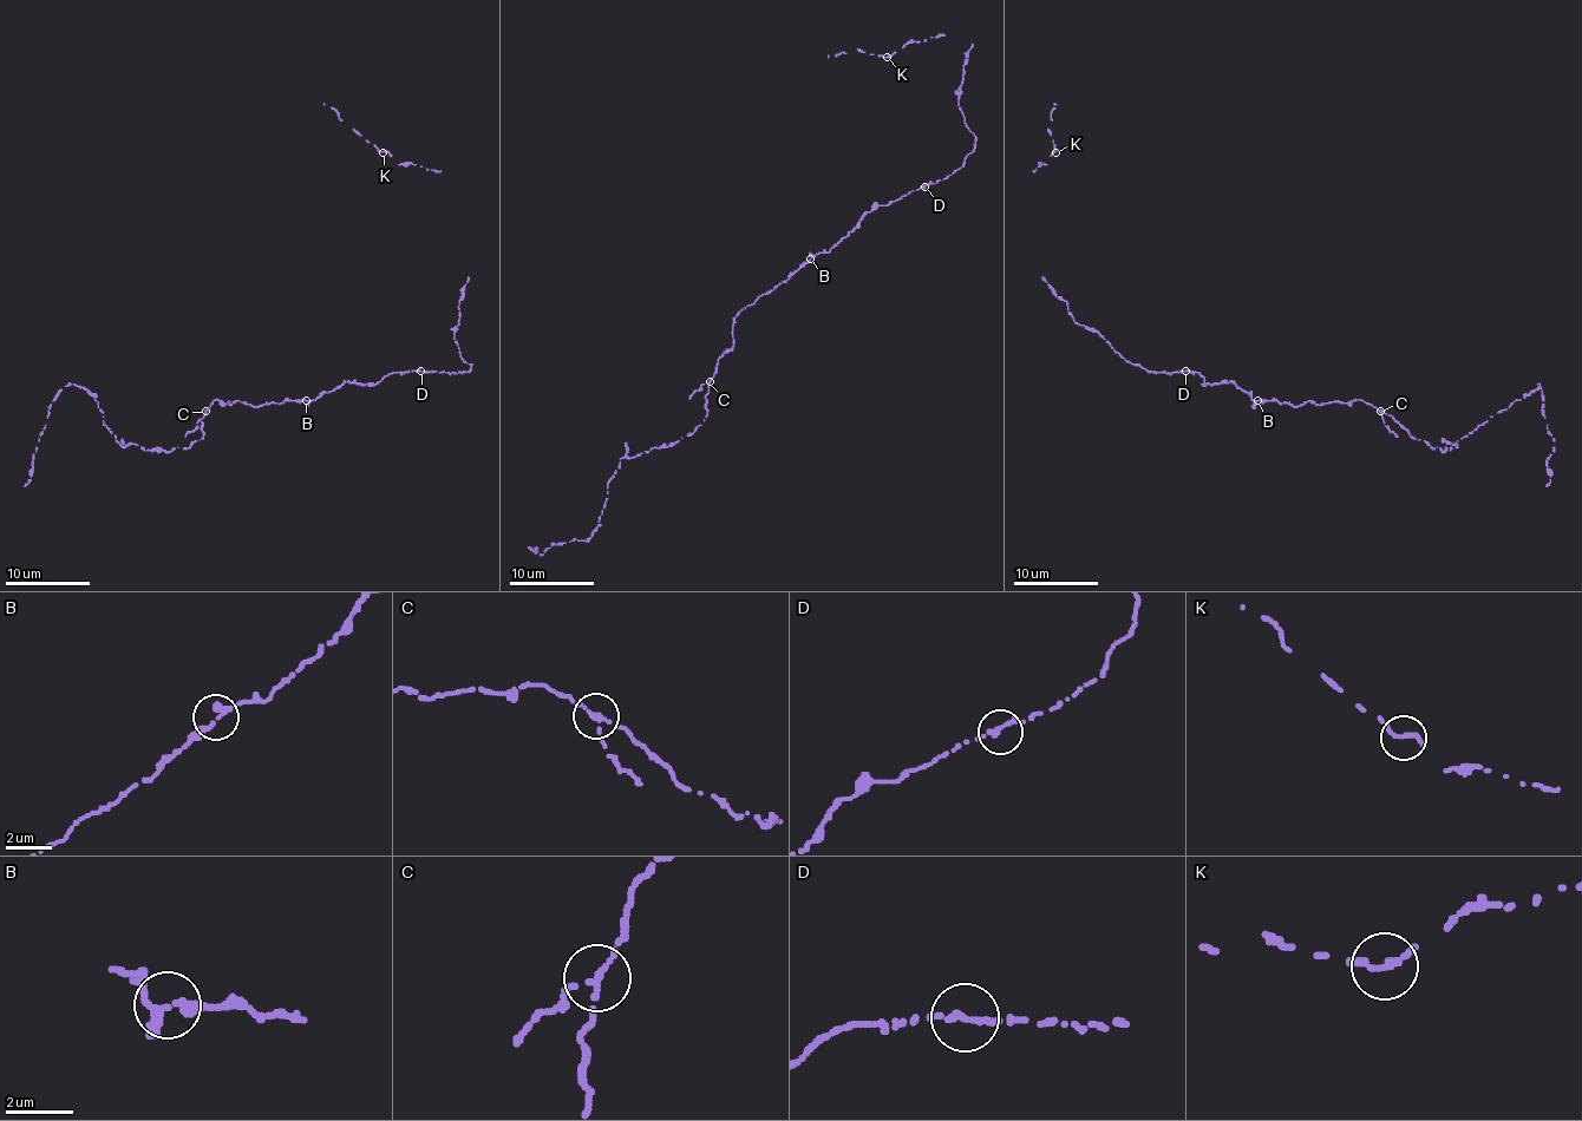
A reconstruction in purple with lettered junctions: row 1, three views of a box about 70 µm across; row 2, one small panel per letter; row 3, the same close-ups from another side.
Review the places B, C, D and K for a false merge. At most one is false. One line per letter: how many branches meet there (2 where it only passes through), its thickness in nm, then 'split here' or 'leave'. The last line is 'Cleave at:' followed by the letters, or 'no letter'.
B: 3 branches meet; 220 nm thick; leave
C: 3 branches meet; 160 nm thick; leave
D: 2 branches meet; 200 nm thick; leave
K: 2 branches meet; 240 nm thick; leave
Cleave at: no letter

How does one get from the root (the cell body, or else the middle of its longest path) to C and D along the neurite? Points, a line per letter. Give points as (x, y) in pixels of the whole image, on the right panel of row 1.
C: (1257, 400), (1288, 402), (1295, 406), (1308, 400), (1316, 405), (1362, 400), (1381, 411)
D: (1257, 400), (1231, 381), (1204, 384), (1198, 373), (1185, 371)

